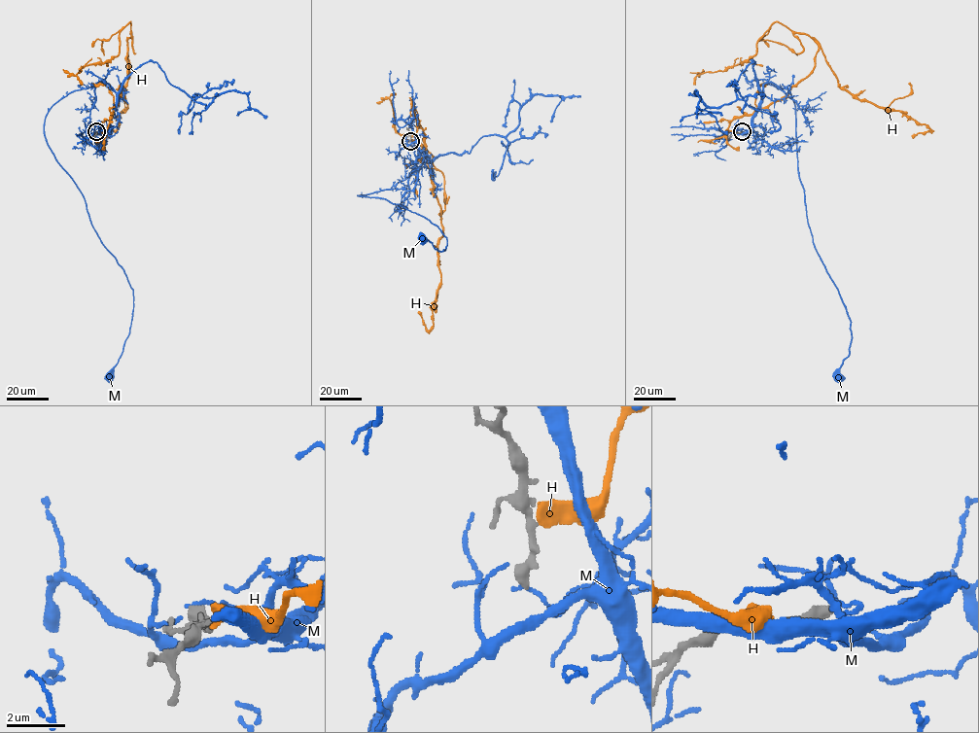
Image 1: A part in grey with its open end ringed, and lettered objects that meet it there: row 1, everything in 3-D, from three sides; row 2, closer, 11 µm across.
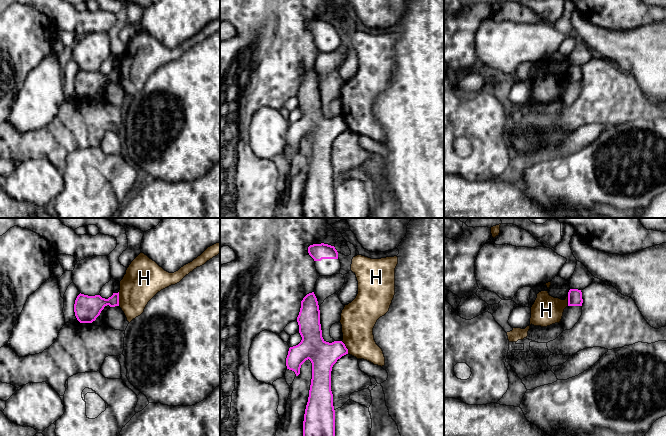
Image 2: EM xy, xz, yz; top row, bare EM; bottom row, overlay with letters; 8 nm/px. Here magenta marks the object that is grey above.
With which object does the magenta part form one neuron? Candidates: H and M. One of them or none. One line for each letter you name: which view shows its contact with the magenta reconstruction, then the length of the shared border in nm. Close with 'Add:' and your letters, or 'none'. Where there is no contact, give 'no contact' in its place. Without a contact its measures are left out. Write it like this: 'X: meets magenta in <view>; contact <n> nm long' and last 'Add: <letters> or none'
Add: none

